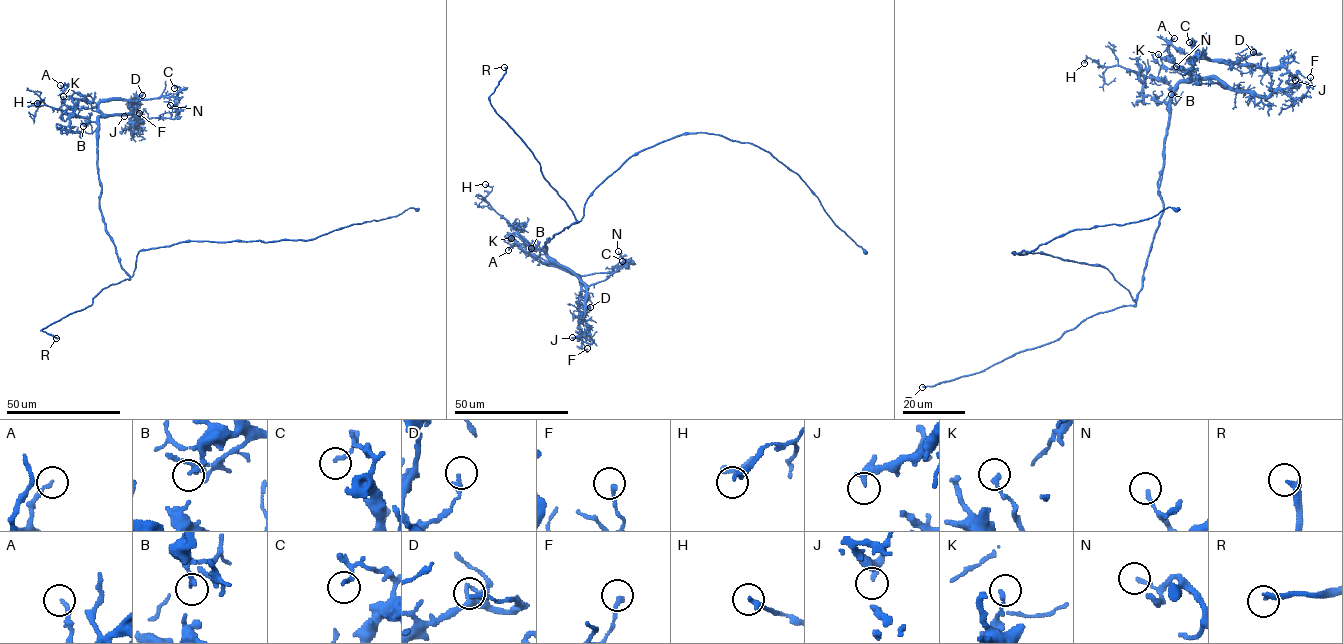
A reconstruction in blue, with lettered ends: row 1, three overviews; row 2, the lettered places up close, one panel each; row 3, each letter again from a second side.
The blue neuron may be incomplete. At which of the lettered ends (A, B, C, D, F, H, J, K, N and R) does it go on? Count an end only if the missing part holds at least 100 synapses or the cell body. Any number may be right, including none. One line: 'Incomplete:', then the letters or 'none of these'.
Incomplete: R

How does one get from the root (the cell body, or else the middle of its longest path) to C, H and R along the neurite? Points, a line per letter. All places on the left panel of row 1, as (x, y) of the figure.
C: (142, 250), (131, 276), (122, 267), (100, 211), (98, 104), (175, 96), (179, 88), (174, 88)
H: (142, 250), (131, 276), (122, 267), (100, 211), (98, 125), (37, 105), (44, 99), (37, 103)
R: (142, 250), (129, 279), (103, 288), (90, 305), (41, 330), (56, 338)

